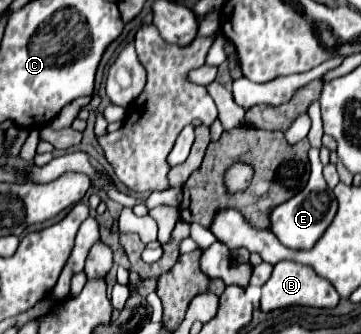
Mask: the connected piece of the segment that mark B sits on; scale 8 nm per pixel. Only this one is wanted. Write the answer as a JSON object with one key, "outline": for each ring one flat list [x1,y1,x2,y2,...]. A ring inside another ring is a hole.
{"outline":[[279,262,273,268,271,278,263,284,261,288,261,310,265,314,279,310,279,308,287,308,287,306,311,306,311,308,335,308,339,304,339,296,335,292,335,288,327,282,321,280,321,276,317,276,313,272,313,268,297,264,297,262]]}

